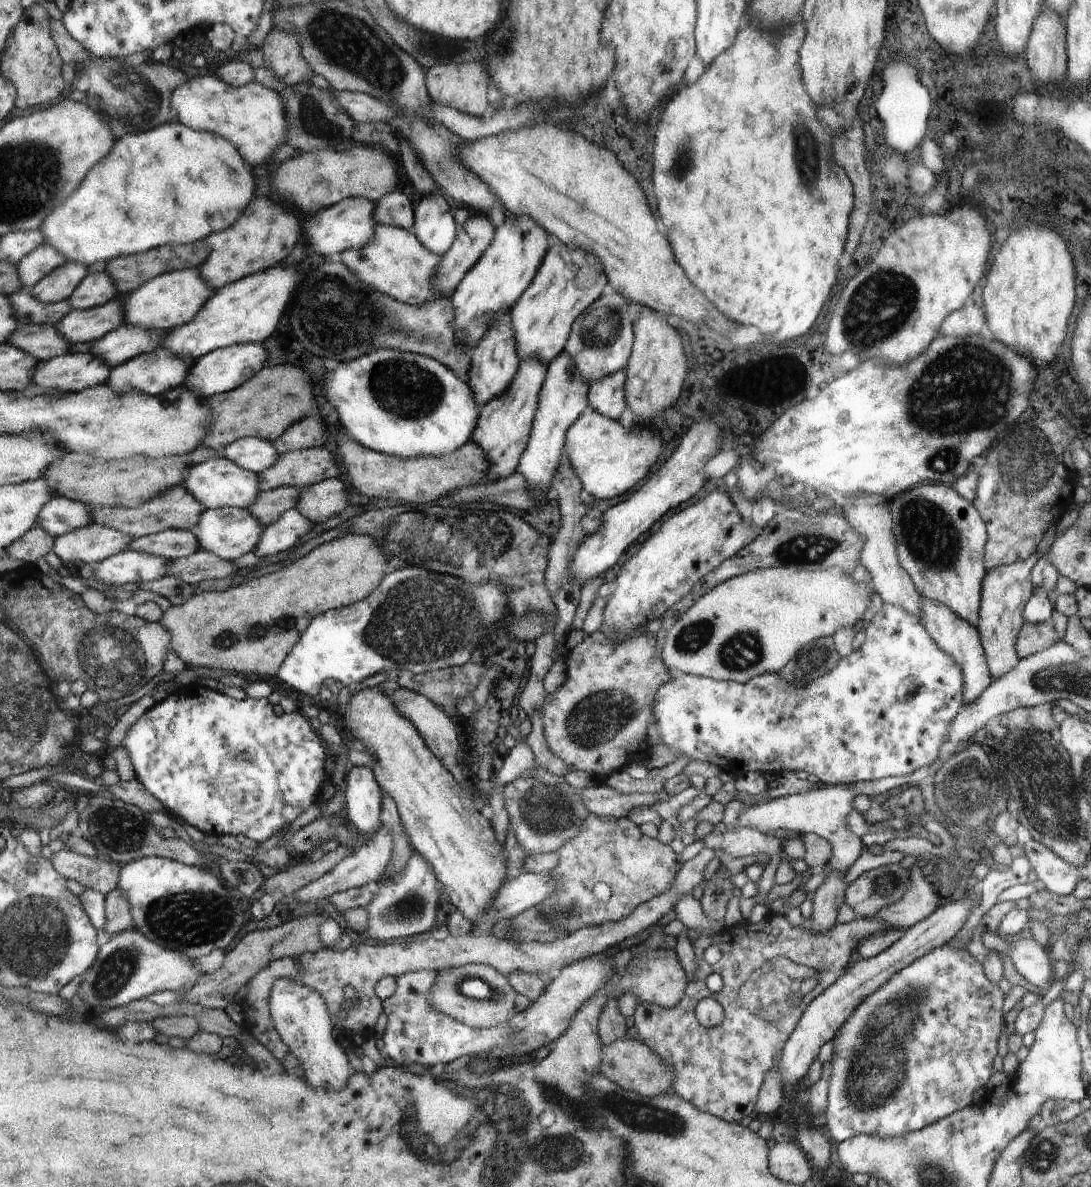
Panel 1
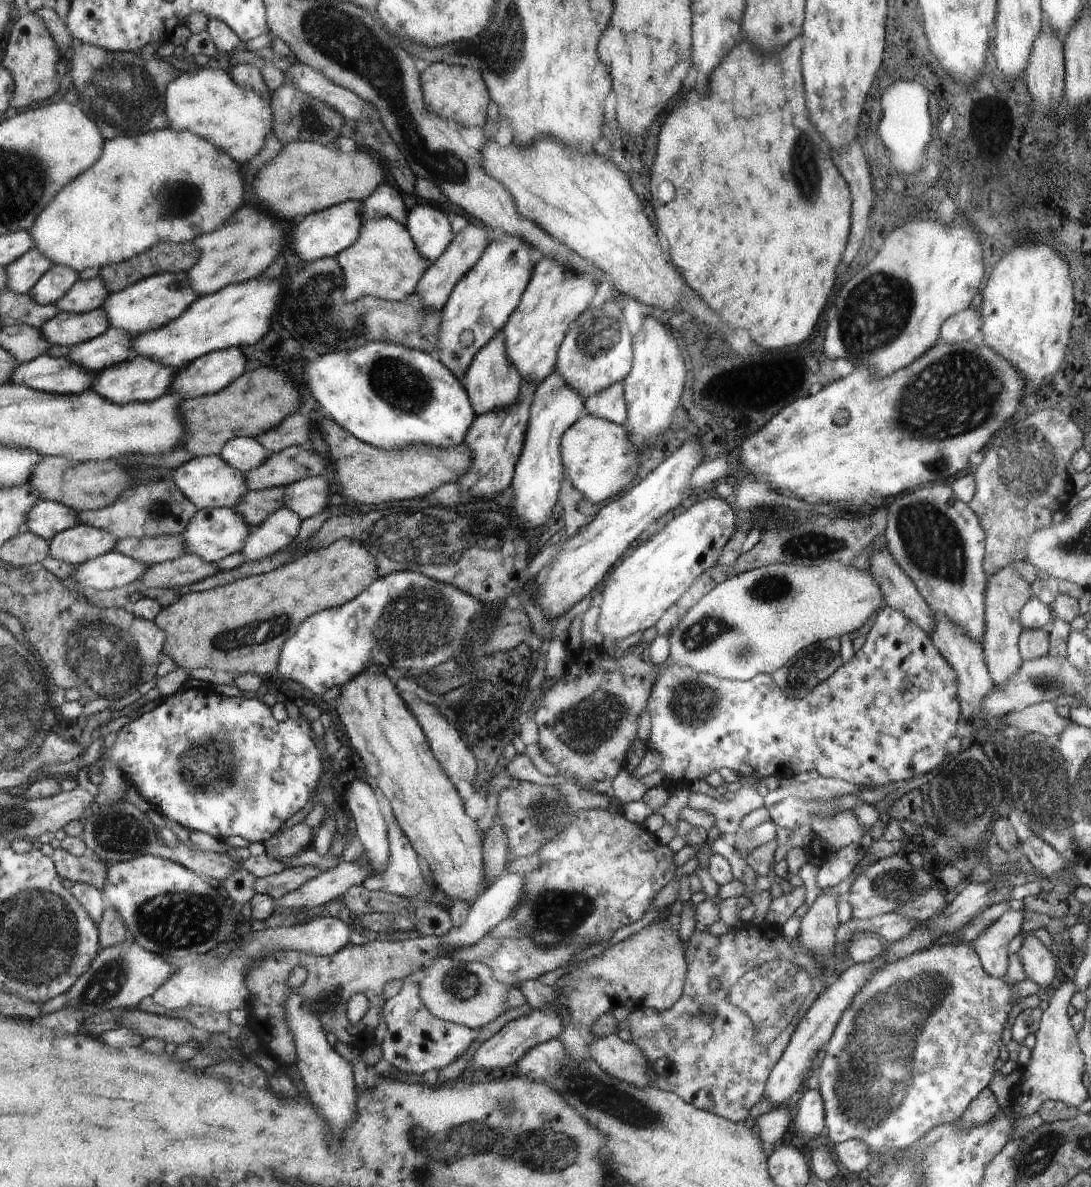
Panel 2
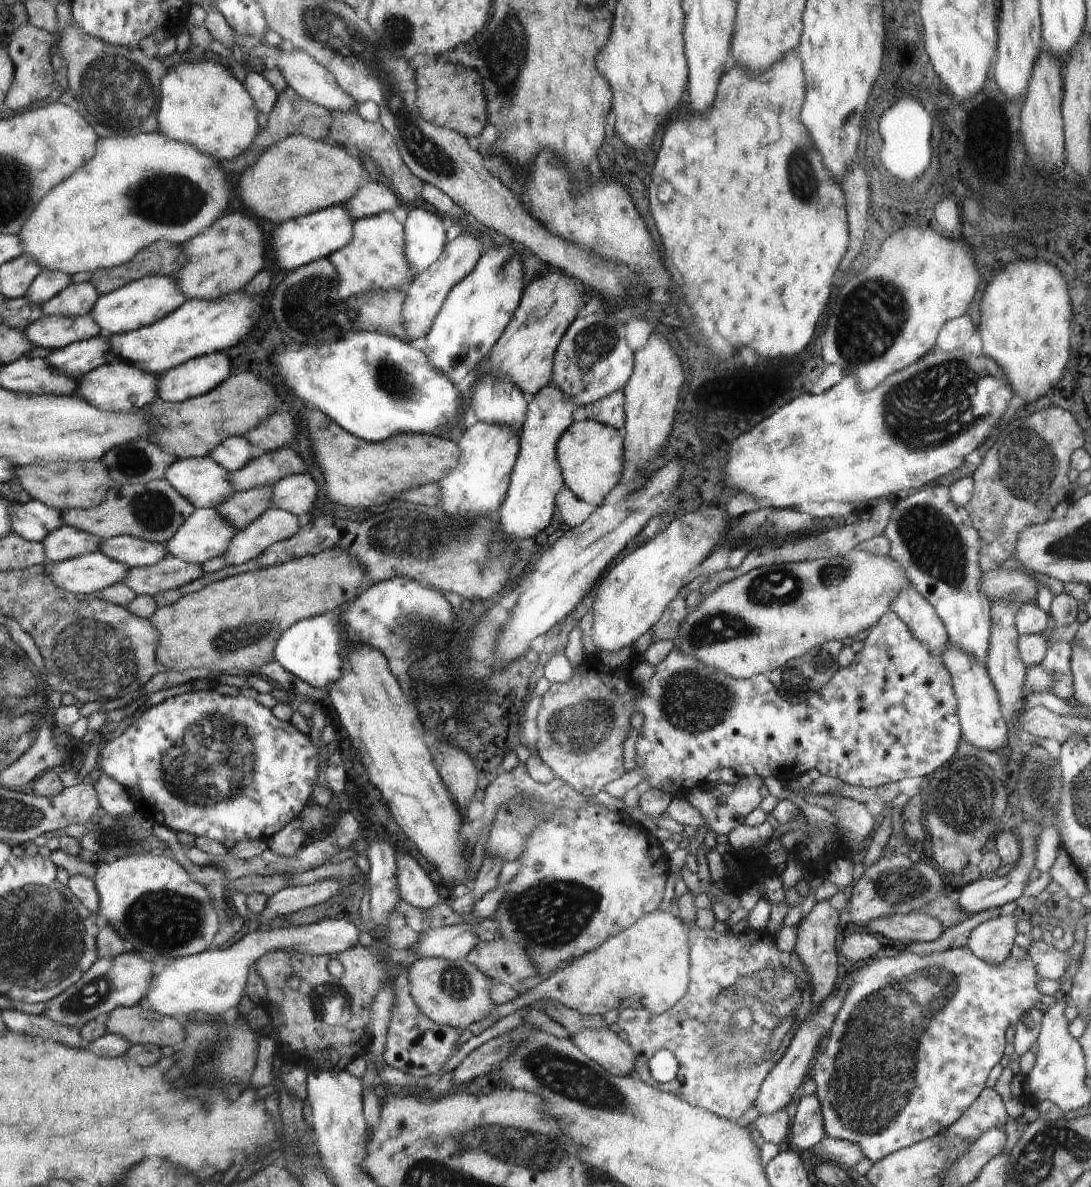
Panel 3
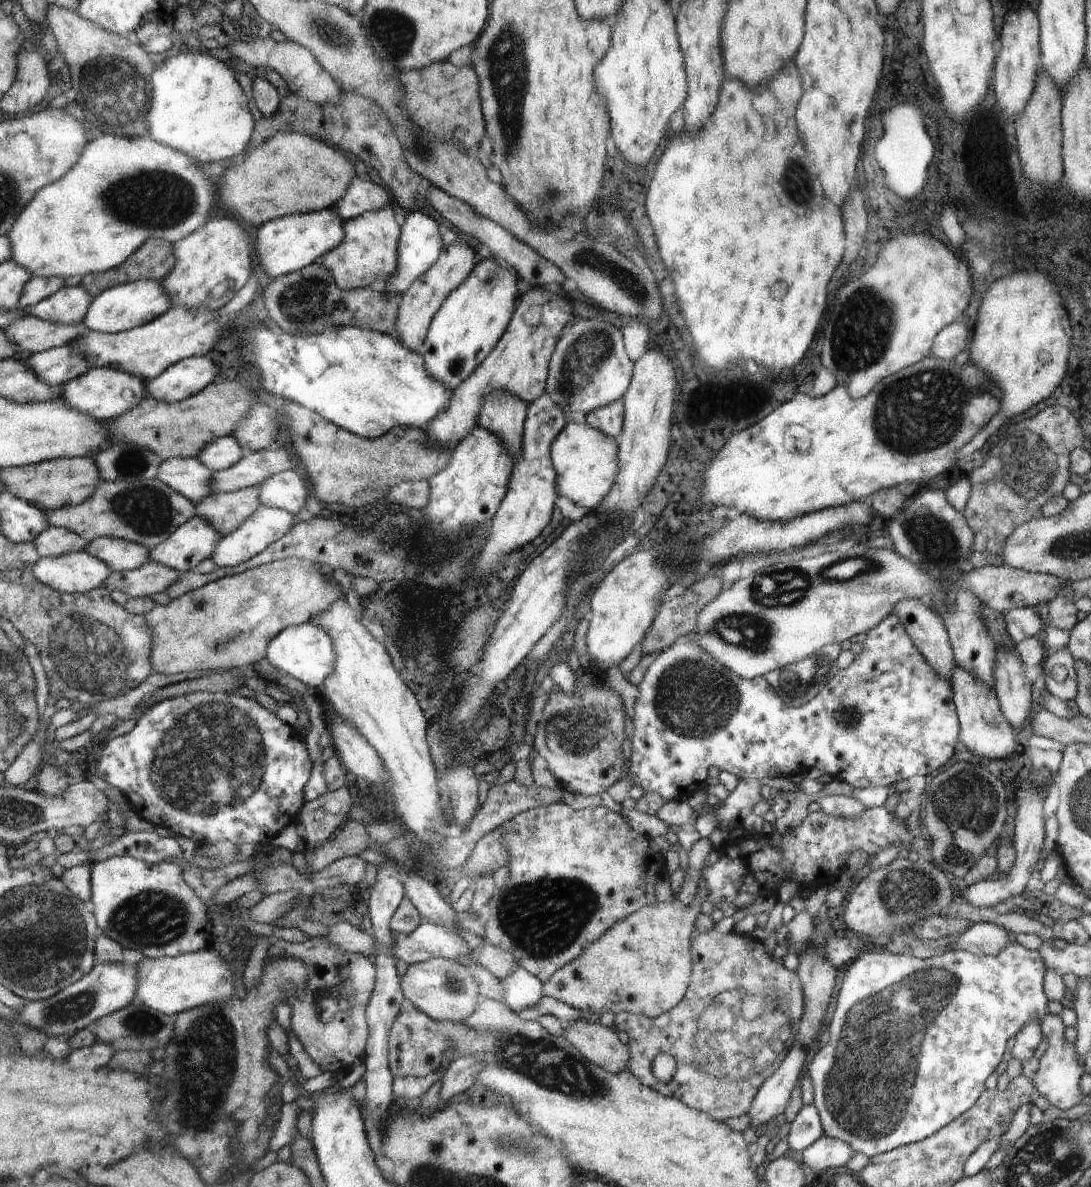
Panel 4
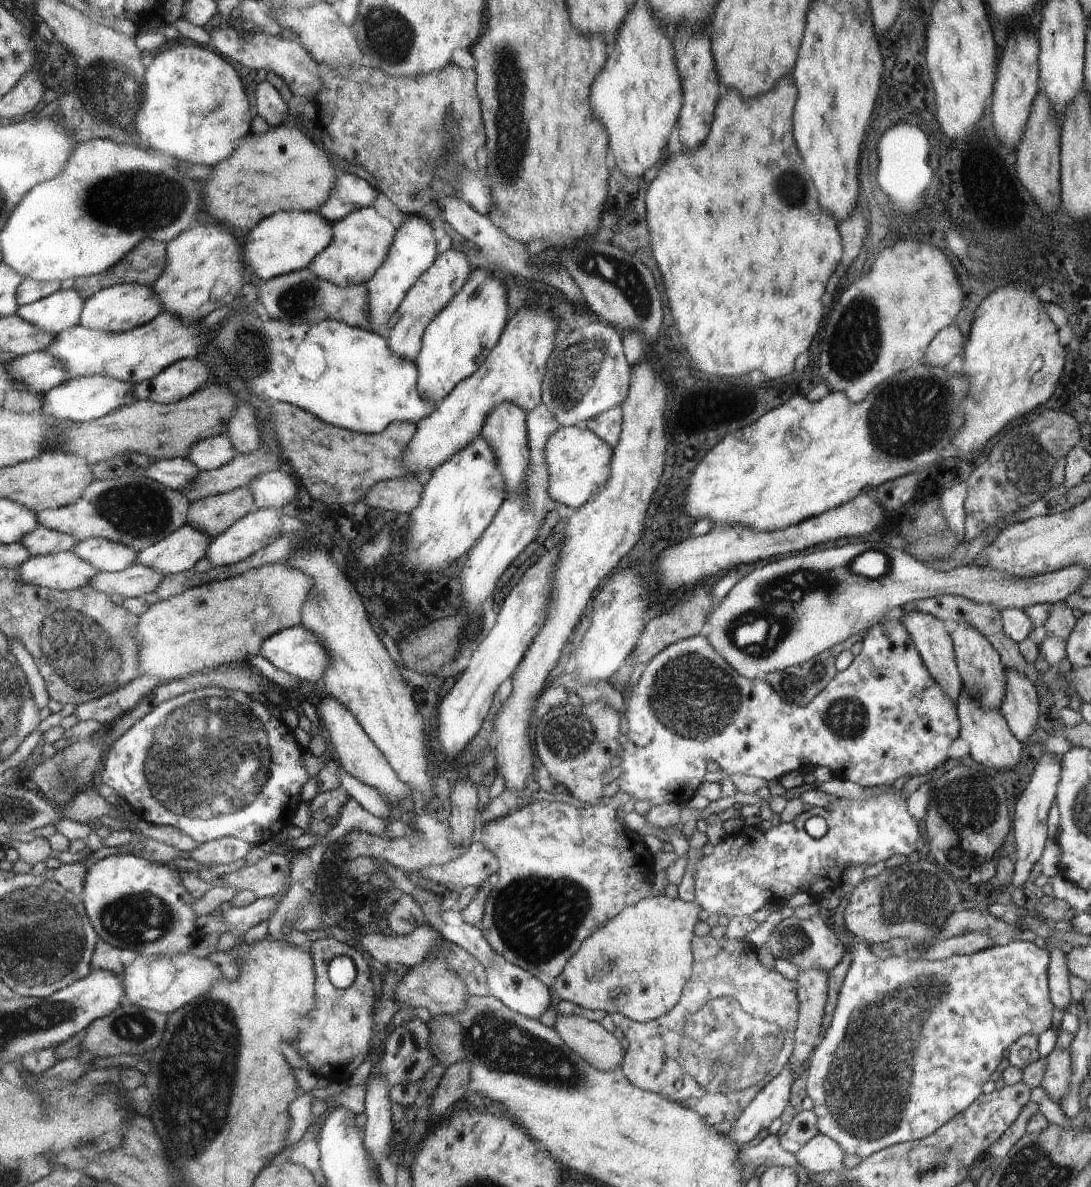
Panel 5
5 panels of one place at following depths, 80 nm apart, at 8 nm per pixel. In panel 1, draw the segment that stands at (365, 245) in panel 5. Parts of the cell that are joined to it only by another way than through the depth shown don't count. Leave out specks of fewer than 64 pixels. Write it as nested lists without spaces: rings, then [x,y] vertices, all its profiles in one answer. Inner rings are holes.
[[[376,224],[374,240],[362,248],[350,248],[338,255],[339,259],[362,284],[382,292],[398,302],[407,304],[426,304],[430,300],[442,299],[442,292],[434,284],[434,272],[441,256],[430,252],[420,244],[414,233],[398,226]]]

